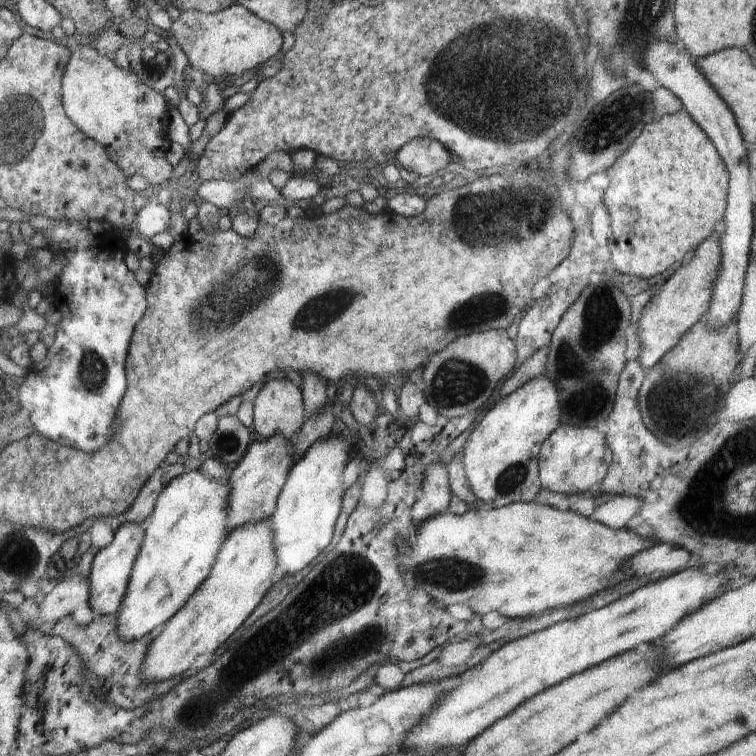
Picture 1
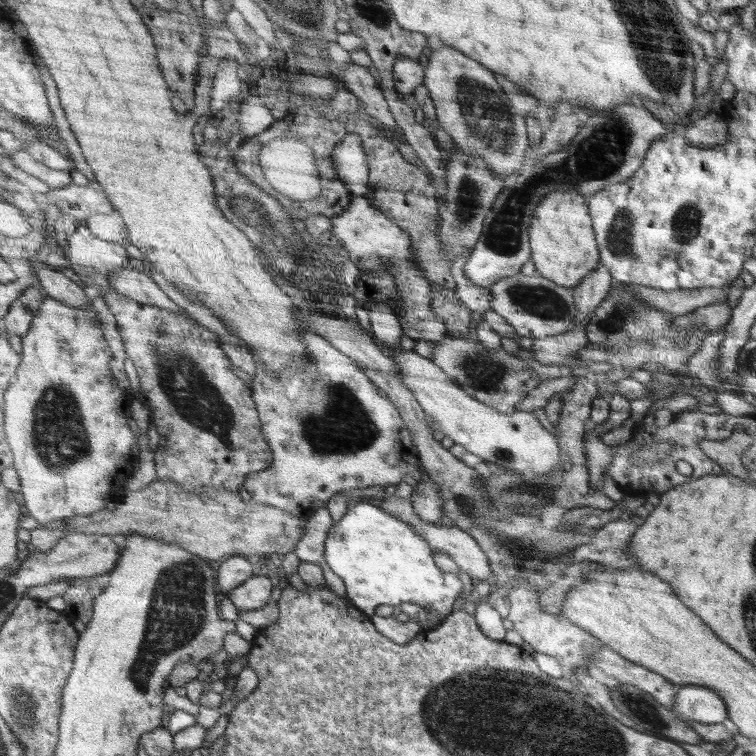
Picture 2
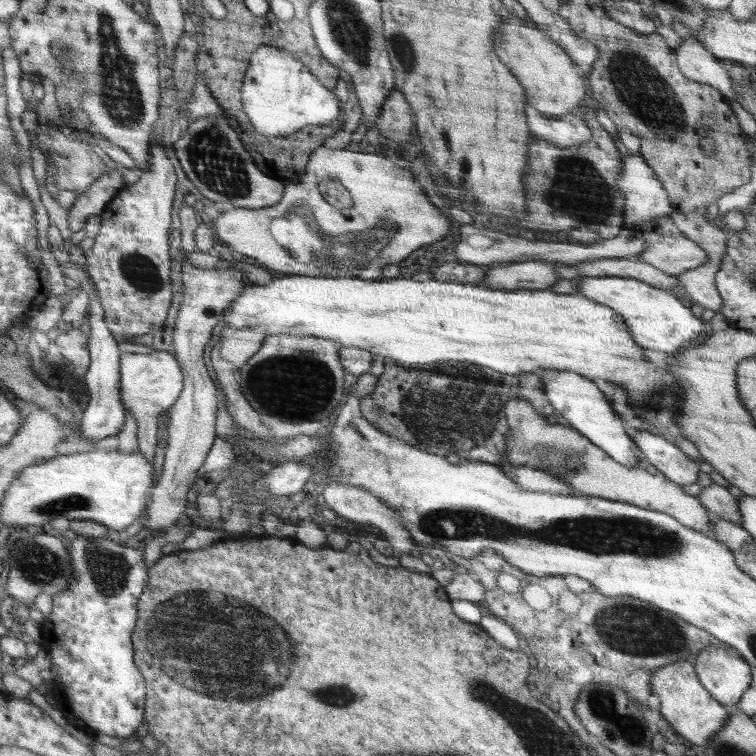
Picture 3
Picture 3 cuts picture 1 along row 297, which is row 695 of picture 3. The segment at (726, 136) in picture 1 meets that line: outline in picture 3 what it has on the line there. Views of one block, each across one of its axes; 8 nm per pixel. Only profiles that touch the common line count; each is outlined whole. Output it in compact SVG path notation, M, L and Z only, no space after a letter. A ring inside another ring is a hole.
M706 646L694 663L699 681L727 707L738 702L754 680L752 666L729 649Z

